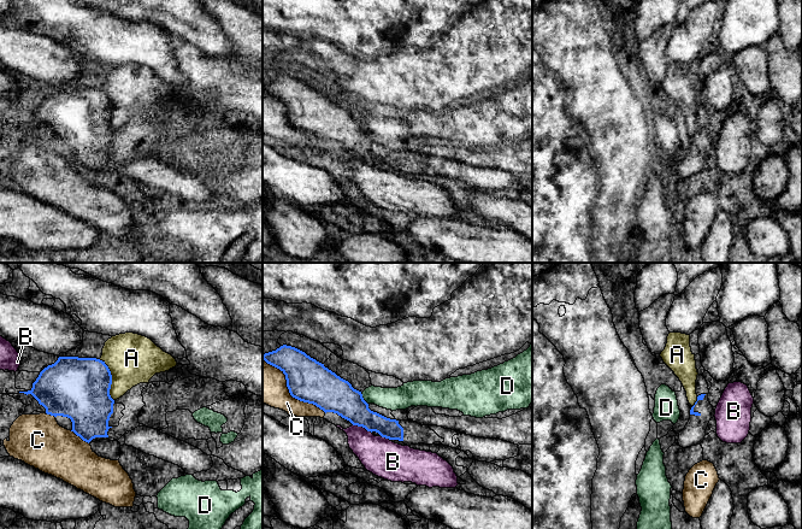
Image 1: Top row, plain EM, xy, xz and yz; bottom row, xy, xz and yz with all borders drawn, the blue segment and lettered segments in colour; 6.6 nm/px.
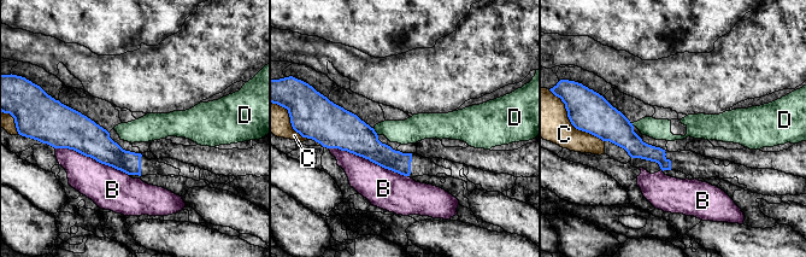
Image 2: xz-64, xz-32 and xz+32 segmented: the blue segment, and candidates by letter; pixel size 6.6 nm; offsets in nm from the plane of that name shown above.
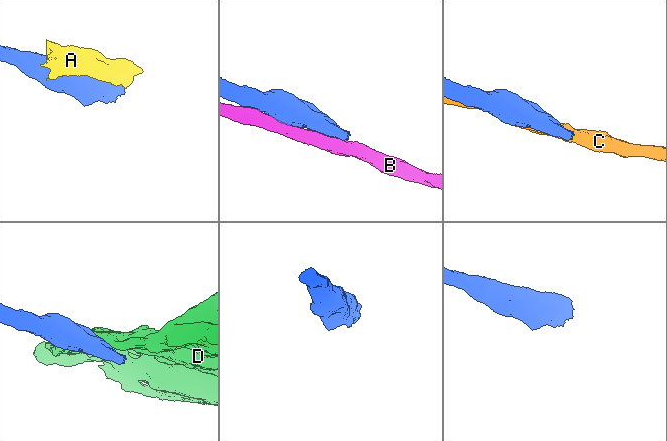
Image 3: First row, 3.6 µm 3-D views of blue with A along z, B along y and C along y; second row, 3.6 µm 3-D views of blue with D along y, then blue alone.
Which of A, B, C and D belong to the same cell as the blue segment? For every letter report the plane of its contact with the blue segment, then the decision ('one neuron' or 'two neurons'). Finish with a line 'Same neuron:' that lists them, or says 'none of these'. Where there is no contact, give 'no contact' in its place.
A: contact in xy; two neurons
B: contact in xz; two neurons
C: contact in xz; two neurons
D: contact in xz; two neurons
Same neuron: none of these

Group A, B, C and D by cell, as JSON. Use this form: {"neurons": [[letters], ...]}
{"neurons": [["A"], ["B"], ["C"], ["D"]]}

